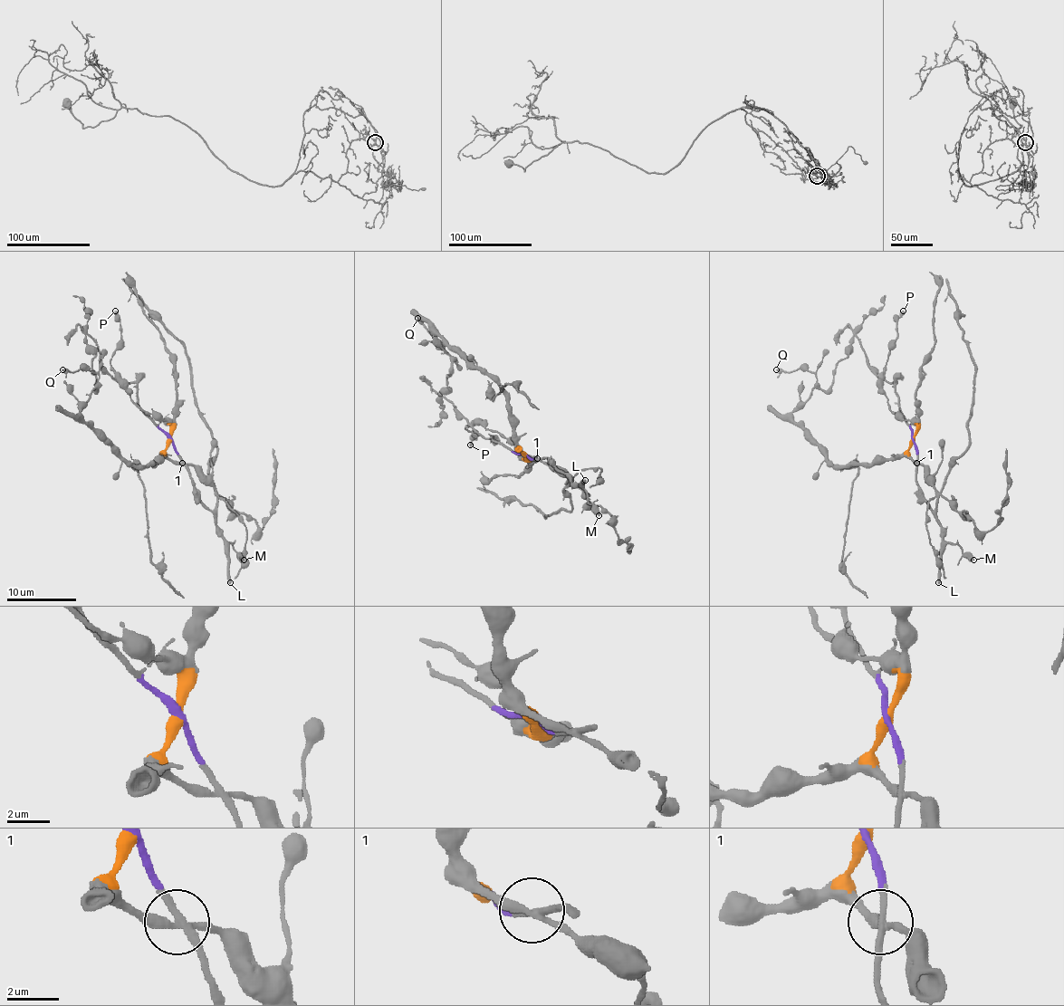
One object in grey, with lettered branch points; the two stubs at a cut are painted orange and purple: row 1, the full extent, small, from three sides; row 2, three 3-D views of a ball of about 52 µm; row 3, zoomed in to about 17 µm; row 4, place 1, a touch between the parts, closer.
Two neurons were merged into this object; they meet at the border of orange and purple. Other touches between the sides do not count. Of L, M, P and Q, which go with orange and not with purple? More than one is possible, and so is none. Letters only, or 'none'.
P, Q

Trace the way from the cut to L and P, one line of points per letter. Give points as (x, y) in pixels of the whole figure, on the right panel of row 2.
L: (911, 439), (916, 452), (918, 495), (935, 514), (941, 528), (937, 582)
P: (913, 439), (916, 426), (903, 420), (890, 410), (882, 384), (882, 371), (896, 339), (897, 319), (903, 311)

